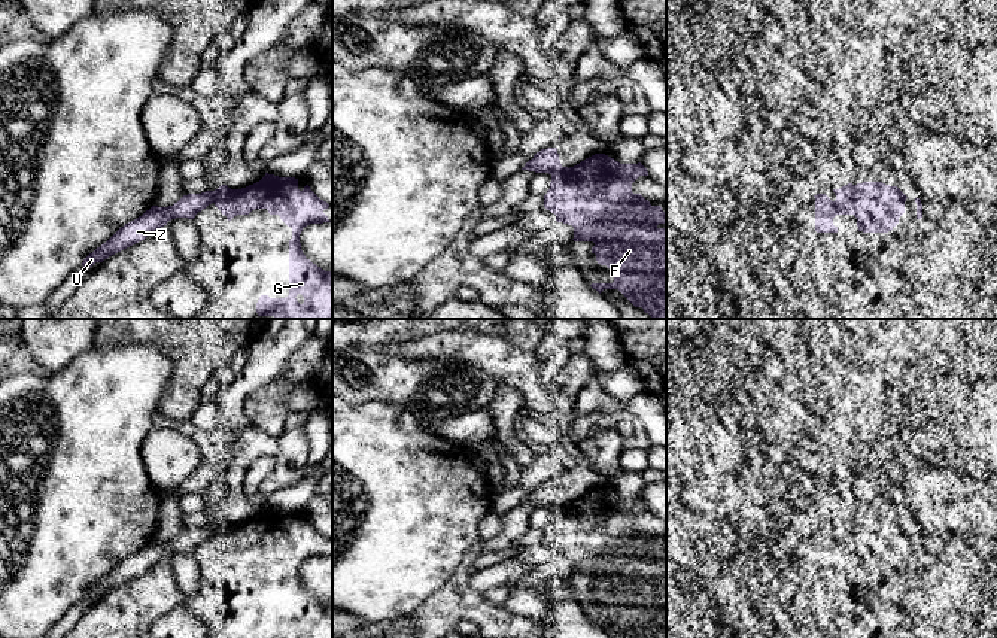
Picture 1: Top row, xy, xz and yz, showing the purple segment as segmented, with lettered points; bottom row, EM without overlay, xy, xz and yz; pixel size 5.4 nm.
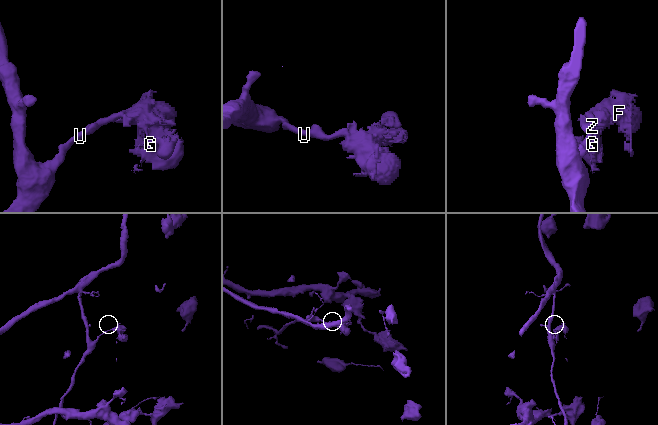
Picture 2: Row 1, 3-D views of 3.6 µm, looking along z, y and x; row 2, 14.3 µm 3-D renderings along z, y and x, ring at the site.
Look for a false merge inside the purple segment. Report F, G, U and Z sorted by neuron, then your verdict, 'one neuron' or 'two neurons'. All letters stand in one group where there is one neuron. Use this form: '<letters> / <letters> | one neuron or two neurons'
F G / U Z | two neurons

